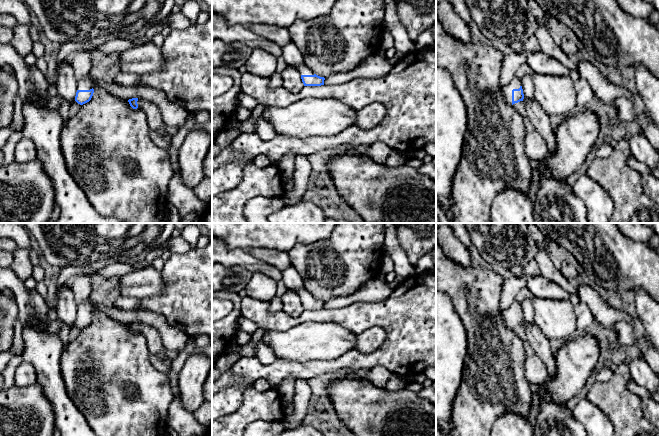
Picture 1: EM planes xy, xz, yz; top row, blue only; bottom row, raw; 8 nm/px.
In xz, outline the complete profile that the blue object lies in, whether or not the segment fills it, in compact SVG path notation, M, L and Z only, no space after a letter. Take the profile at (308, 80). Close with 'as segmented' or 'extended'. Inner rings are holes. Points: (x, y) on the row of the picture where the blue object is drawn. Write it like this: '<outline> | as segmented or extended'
M304 63L293 65L301 74L301 79L304 86L321 86L324 85L324 77L314 74Z | extended

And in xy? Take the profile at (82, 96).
M89 77L83 78L77 84L77 92L72 104L78 103L80 105L83 105L89 102L93 96L93 93L94 89L90 78Z | extended

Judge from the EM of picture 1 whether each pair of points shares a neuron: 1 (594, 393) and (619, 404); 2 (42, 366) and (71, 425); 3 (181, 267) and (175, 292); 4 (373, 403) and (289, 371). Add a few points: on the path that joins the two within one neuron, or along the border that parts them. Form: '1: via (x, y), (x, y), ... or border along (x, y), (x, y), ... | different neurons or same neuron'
1: via (600, 393), (613, 398) | same neuron
2: via (51, 381), (64, 410) | same neuron
3: via (181, 273), (181, 286) | same neuron
4: border along (351, 372), (345, 372), (328, 378) | different neurons

